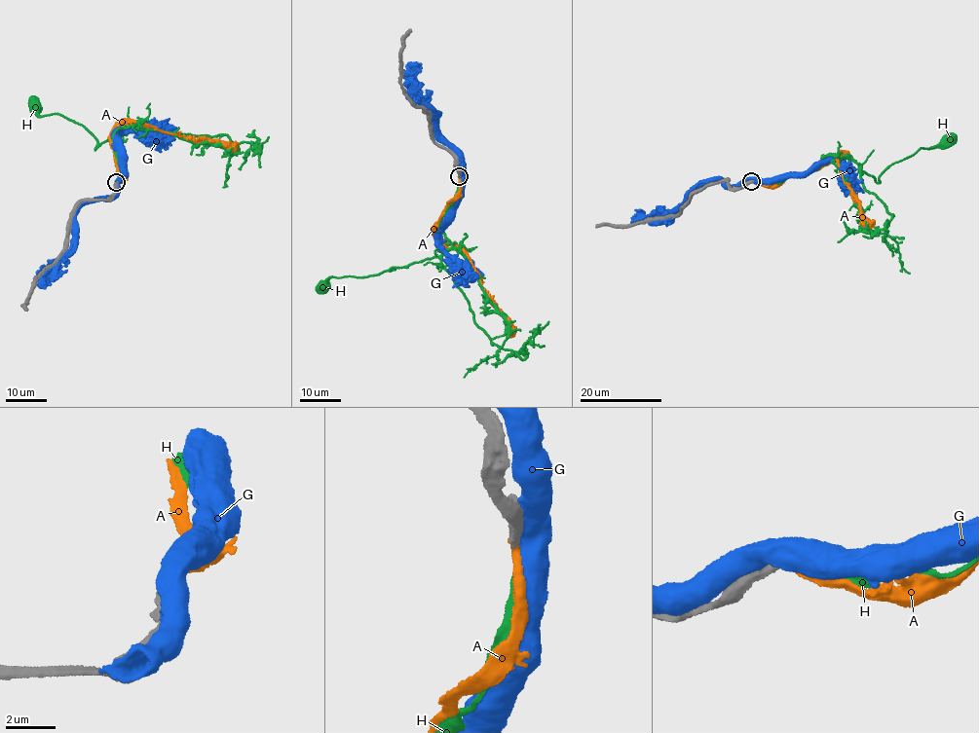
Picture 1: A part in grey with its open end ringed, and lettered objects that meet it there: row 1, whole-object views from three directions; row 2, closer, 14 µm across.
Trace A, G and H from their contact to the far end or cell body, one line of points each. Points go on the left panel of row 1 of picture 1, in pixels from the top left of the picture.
A: (116, 183), (124, 179), (111, 135), (127, 121), (194, 140), (235, 141)
G: (117, 181), (111, 196), (87, 201), (78, 209), (69, 250), (46, 274)
H: (115, 182), (123, 173), (114, 132), (132, 125), (95, 149), (83, 126), (39, 116), (35, 104)

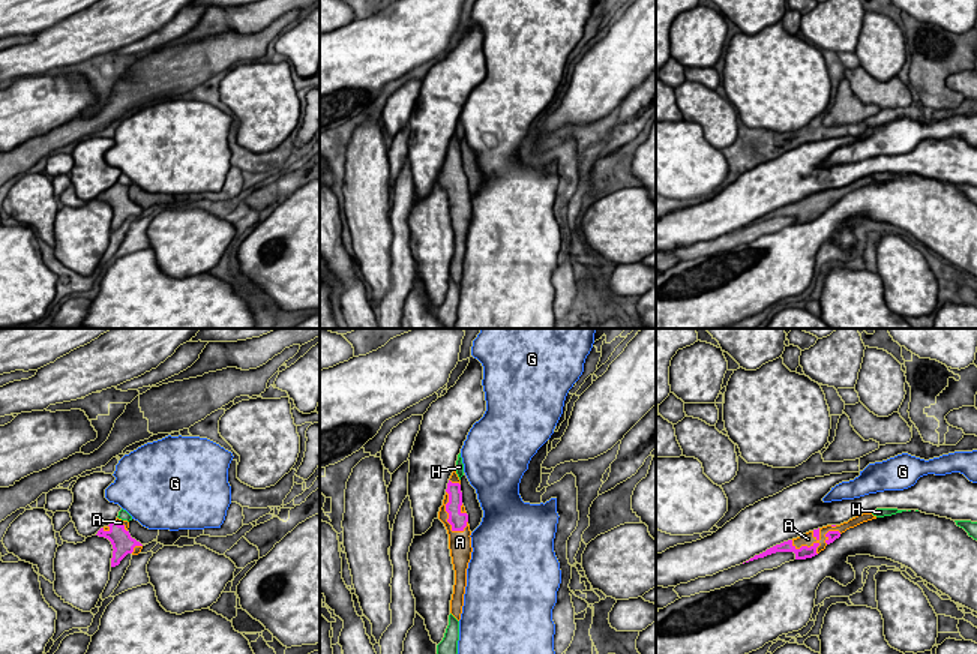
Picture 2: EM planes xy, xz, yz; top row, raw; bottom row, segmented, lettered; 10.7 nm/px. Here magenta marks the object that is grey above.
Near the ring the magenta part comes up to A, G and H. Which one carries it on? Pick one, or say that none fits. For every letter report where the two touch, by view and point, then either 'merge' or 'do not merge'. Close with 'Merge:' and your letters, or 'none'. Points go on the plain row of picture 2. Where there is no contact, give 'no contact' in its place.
A: yz (811, 210) | merge
G: no contact | do not merge
H: no contact | do not merge
Merge: A

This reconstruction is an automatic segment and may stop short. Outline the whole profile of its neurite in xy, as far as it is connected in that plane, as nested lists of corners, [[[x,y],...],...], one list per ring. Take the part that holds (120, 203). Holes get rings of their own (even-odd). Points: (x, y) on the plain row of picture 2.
[[[117,182],[108,190],[101,192],[96,198],[108,202],[113,208],[111,231],[119,230],[128,218],[138,219],[143,213],[143,208],[131,201],[128,192],[129,186]]]

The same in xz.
[[[456,134],[452,136],[438,183],[444,188],[449,198],[449,213],[455,234],[455,249],[450,264],[450,278],[459,285],[464,270],[467,250],[467,232],[471,224],[471,195],[468,178],[462,168],[461,144]]]

